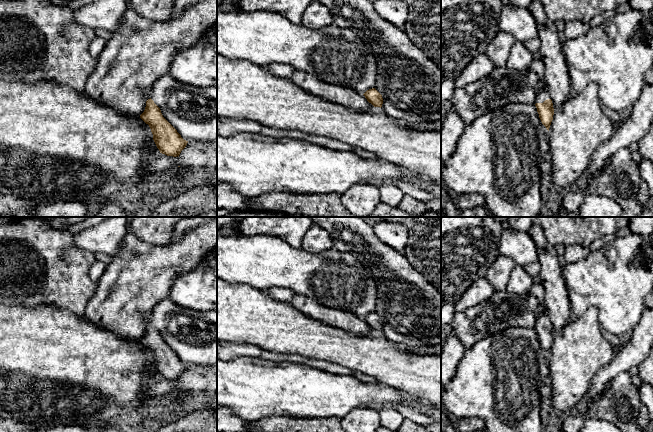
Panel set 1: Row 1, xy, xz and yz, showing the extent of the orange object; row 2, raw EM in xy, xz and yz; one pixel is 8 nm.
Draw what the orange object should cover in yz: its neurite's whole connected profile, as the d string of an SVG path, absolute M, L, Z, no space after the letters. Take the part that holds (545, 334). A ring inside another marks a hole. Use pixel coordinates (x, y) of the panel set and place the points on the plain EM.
M541 312L537 315L535 330L542 348L549 355L551 346L553 344L554 332L551 320L547 313Z

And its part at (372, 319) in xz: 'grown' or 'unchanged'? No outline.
unchanged

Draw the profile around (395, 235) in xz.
M382 220L373 231L379 240L398 252L403 252L408 244L408 231L402 224Z

